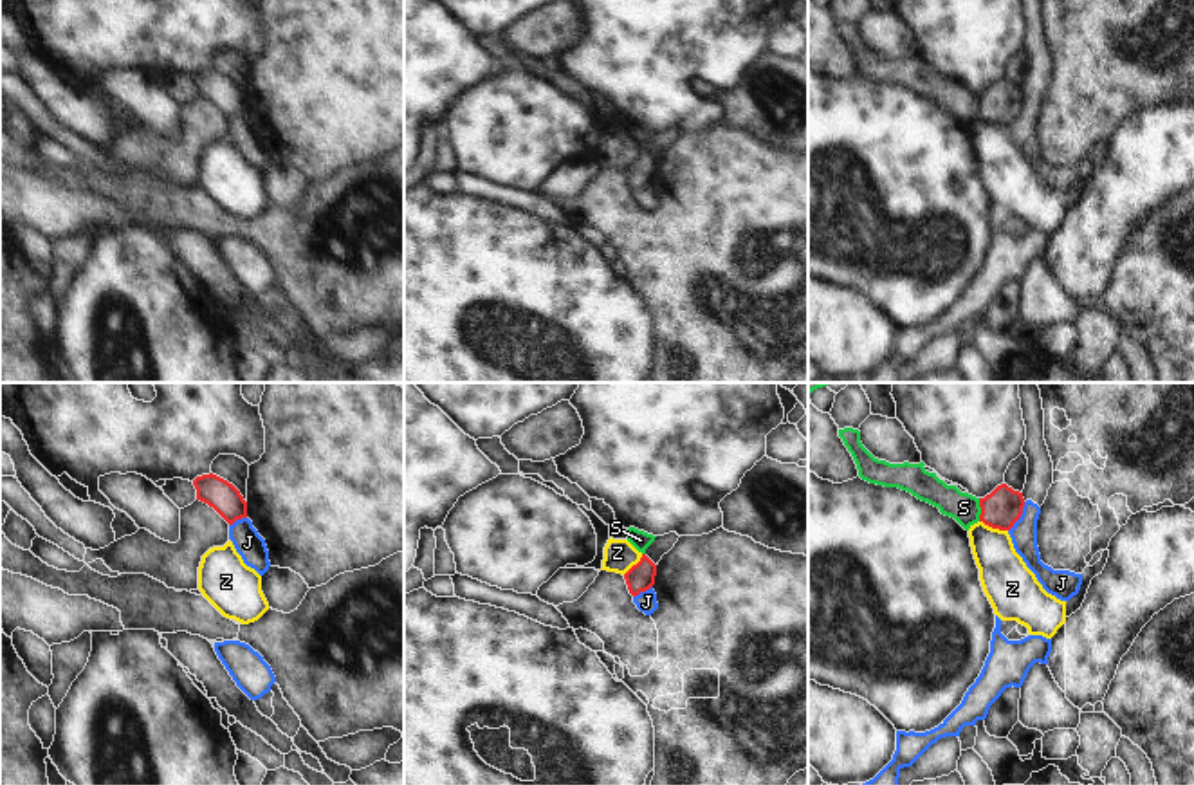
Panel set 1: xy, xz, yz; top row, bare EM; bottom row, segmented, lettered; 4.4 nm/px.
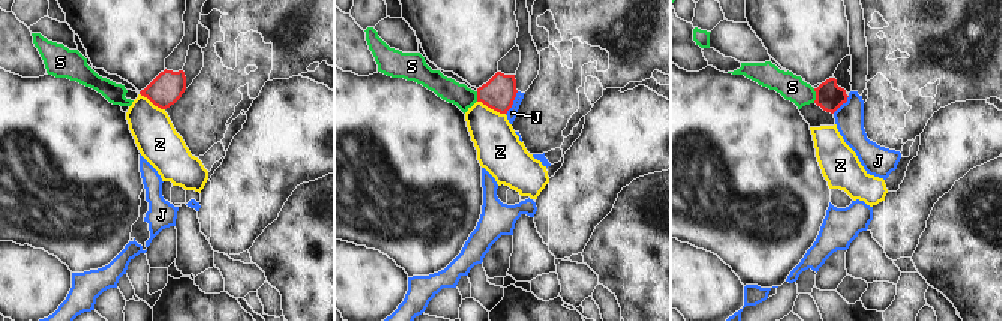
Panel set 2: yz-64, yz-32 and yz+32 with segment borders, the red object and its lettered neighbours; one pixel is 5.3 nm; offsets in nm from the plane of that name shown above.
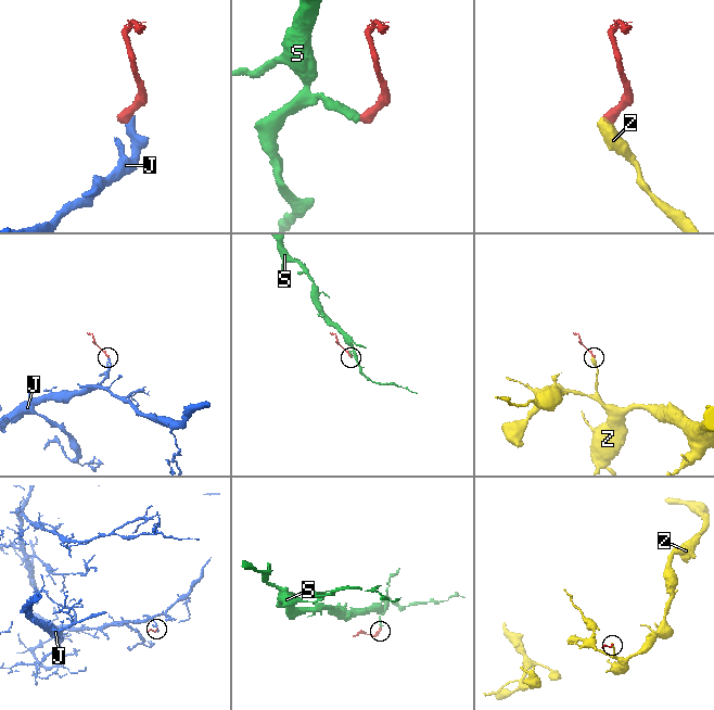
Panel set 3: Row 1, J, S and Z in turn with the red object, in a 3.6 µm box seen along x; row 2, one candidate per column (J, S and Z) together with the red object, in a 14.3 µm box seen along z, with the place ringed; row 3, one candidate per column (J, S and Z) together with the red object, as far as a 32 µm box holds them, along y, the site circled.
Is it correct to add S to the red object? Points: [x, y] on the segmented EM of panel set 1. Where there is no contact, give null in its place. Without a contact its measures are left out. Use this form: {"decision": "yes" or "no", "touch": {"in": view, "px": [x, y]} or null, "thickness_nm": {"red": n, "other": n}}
{"decision": "no", "touch": {"in": "yz", "px": [982, 509]}, "thickness_nm": {"red": 170, "other": 140}}

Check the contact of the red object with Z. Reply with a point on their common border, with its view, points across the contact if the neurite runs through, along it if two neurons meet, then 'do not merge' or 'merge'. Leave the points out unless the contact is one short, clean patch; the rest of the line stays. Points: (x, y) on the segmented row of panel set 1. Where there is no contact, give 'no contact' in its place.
contact yz (994, 527); border yz (980, 520), (1007, 531); do not merge

